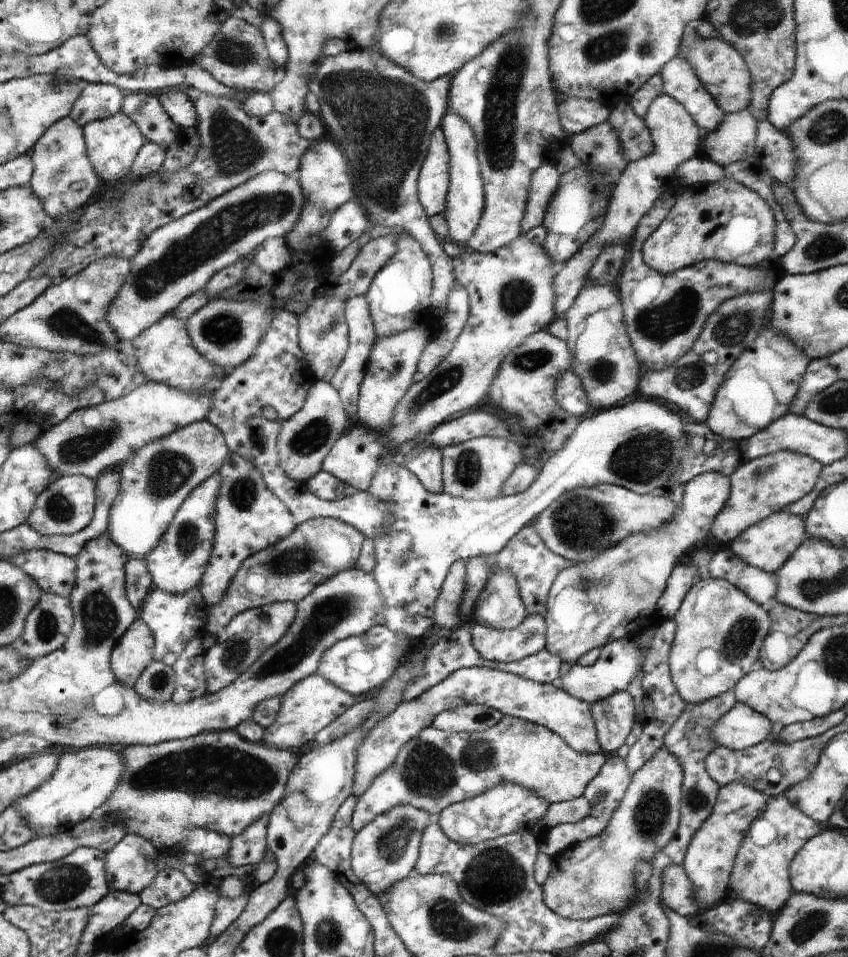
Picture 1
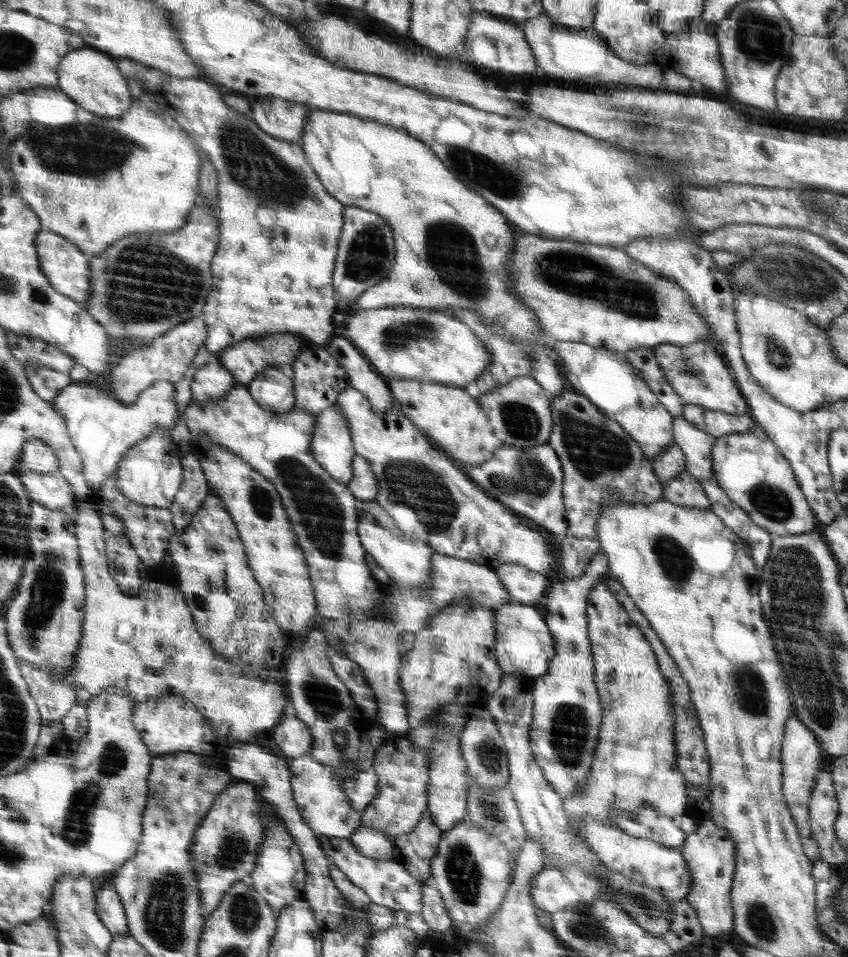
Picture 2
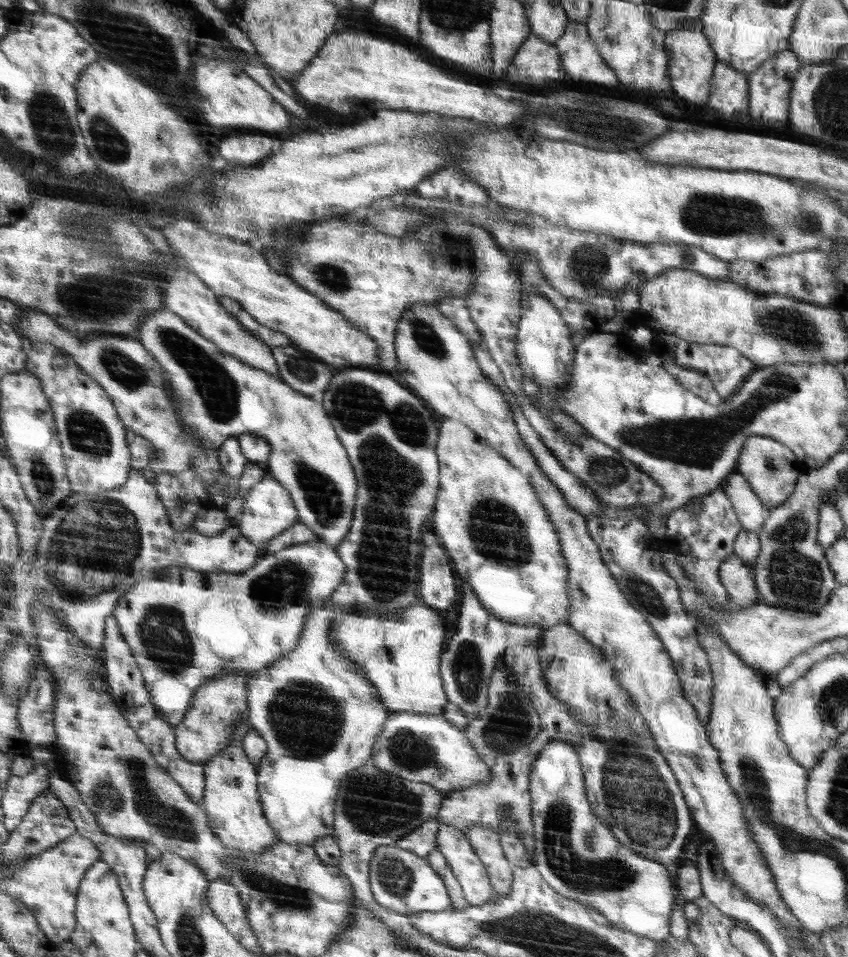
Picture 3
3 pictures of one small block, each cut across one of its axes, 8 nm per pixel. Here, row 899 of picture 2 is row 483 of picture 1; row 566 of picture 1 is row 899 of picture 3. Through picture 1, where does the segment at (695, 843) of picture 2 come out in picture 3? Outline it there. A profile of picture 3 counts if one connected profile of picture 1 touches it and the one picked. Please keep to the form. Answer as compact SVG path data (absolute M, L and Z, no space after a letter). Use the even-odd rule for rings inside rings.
M563 739L551 740L531 764L529 778L531 817L536 841L534 866L543 878L566 899L597 911L611 927L652 941L668 940L670 906L676 902L672 878L668 876L666 866L624 846L593 813L586 798L582 767L574 747Z

